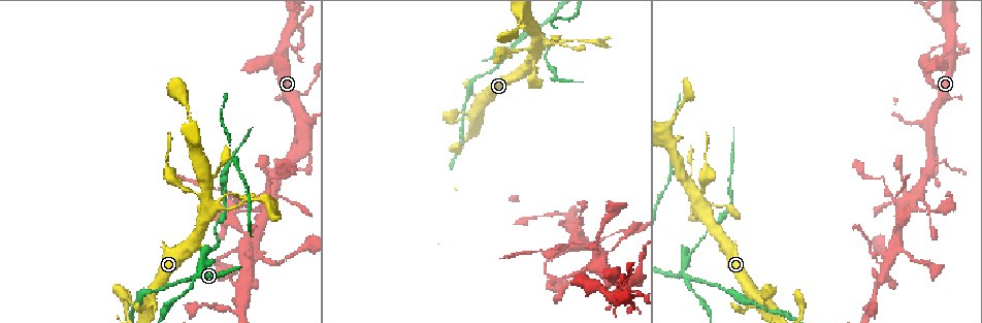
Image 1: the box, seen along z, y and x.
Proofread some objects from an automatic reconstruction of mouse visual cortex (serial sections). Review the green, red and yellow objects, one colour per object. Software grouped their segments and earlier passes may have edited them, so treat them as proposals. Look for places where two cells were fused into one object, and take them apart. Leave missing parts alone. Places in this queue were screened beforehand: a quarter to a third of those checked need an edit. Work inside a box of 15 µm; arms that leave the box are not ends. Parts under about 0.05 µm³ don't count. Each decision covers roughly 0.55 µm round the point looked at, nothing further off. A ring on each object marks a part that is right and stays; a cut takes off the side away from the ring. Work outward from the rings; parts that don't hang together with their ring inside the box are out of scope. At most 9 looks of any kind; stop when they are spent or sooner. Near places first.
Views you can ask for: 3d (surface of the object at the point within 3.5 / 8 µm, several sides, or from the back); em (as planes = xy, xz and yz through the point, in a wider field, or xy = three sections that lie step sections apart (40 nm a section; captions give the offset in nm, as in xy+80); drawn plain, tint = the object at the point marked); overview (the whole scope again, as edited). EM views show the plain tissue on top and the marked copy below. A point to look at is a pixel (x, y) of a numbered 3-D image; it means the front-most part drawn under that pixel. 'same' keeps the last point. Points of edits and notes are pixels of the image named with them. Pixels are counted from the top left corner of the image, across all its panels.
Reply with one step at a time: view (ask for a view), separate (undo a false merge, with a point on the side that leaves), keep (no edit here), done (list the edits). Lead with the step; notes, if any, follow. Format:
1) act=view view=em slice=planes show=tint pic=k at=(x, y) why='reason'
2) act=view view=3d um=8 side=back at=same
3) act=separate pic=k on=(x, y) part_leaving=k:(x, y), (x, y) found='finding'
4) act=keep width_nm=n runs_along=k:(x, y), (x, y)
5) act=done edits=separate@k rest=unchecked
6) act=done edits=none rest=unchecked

act=view view=3d um=3.5 pic=1 at=(230, 205) why='sharp bend'

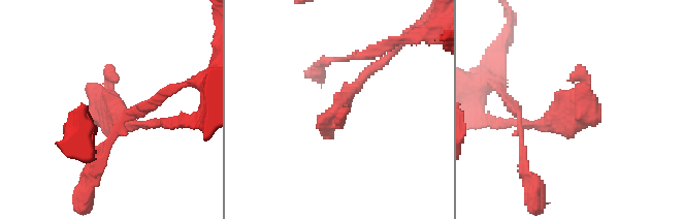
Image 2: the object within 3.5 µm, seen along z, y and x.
act=view view=em slice=xy step=5 show=tint pic=2 at=(104, 102)

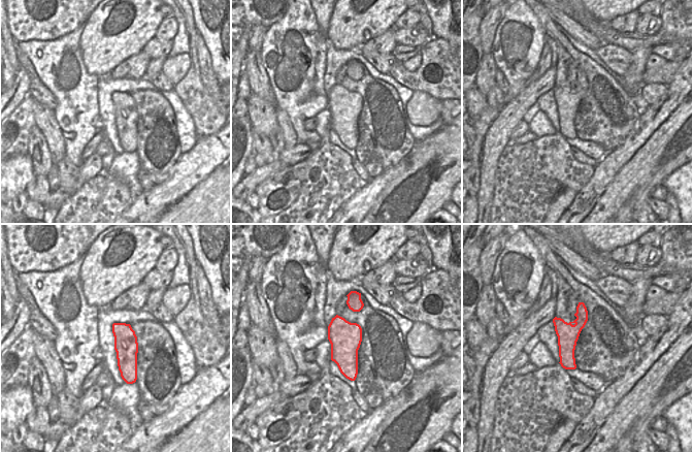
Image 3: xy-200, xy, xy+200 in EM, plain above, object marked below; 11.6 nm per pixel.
act=keep width_nm=380 runs_along=2:(376, 66), (328, 122), (331, 137) found='one cell here'

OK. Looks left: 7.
act=view view=3d um=3.5 pic=1 at=(298, 11)

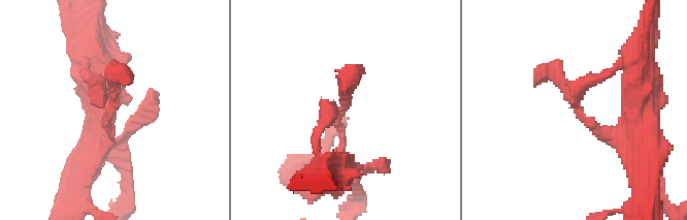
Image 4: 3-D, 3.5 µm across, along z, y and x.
act=view view=em slice=xy step=5 show=tint pic=4 at=(581, 111) arms=3 arm_widths_nm=150,200,200 why='now the EM'

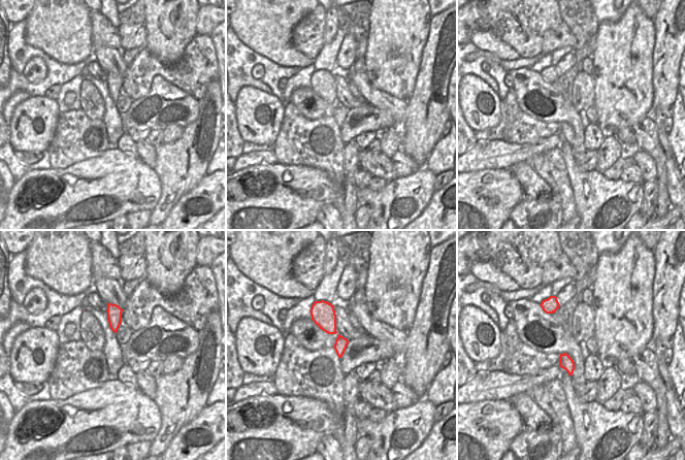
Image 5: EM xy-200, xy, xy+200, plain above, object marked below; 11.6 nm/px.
act=keep runs_along=4:(101, 139), (110, 111), (83, 73) found='all the same cell'

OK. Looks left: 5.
act=view view=3d um=3.5 side=back pic=1 at=(260, 259) why='calibre changes'

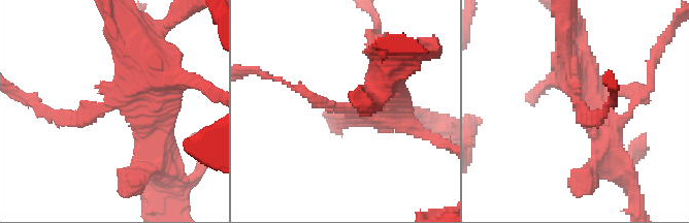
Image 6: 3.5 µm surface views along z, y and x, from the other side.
act=view view=em slice=xy step=2 show=tint pic=6 at=(112, 103) arm_widths_nm=150,450 why='need the tissue'

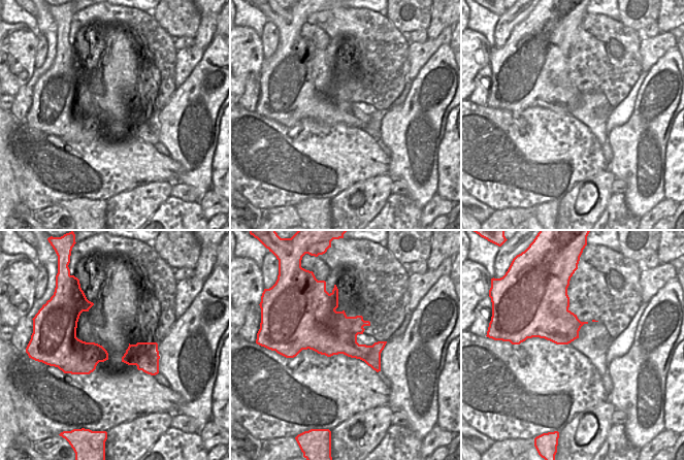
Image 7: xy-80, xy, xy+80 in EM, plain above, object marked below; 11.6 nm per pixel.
act=keep runs_along=6:(149, 56), (126, 97), (75, 123), (54, 116) found='continuous, no second cell'

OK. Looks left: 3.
act=view view=em slice=xy step=5 show=tint pic=1 at=(693, 252)

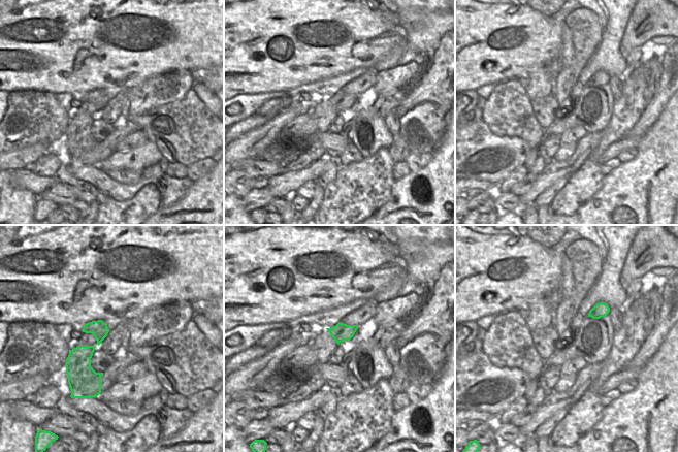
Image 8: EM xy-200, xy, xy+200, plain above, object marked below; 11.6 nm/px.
act=view view=3d um=3.5 at=same why='wider look'

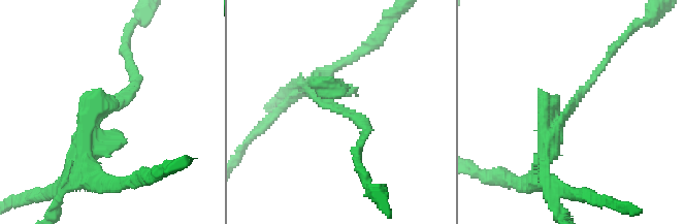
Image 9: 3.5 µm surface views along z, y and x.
act=separate pic=9 on=(128, 92) arm_widths_nm=100,300 part_leaving=9:(551, 135), (604, 63) found='a second cell is stuck on'

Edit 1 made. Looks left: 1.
act=done edits=separate@9 rest=unchecked

